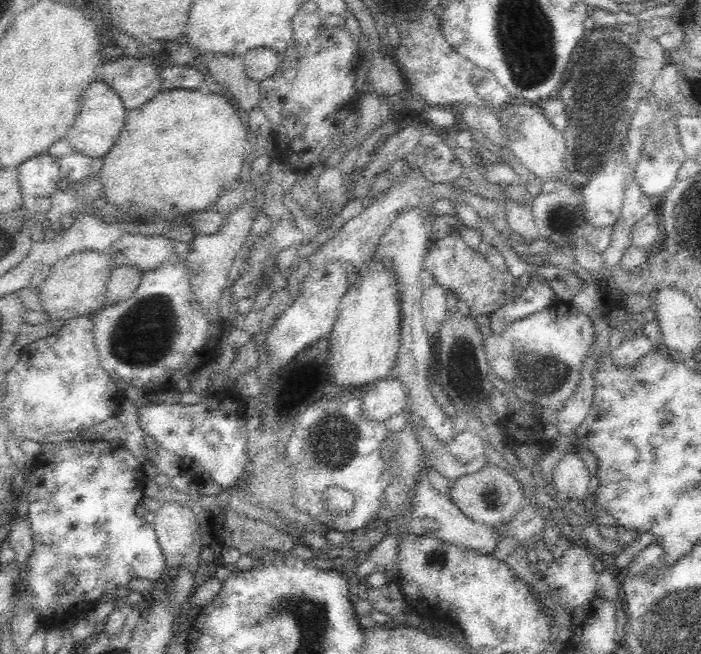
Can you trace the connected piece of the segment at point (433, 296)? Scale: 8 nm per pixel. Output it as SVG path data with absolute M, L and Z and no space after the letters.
M436 282L423 290L421 296L422 317L424 317L424 328L430 336L441 330L442 322L449 312L447 293Z

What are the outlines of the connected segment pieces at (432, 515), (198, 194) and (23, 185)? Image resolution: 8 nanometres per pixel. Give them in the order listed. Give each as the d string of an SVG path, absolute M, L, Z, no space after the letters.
M427 468L419 474L417 483L414 485L411 506L412 508L400 523L407 533L430 536L446 544L460 546L484 555L494 552L498 544L497 540L500 536L498 528L478 522L474 523L474 520L464 516L448 495L441 494L432 487L428 480Z
M200 89L162 90L141 108L128 112L118 142L103 156L102 168L96 176L96 184L102 187L99 203L109 205L112 215L132 224L144 220L161 222L169 225L169 238L191 241L194 233L184 228L180 218L188 212L212 207L218 197L233 187L241 173L242 160L247 156L244 144L251 136L248 125L240 119L234 102L227 95L203 94Z
M48 151L40 153L35 157L29 158L26 162L17 166L18 181L22 192L23 211L30 214L35 212L47 213L51 207L51 196L58 188L61 180L59 166L56 159L48 154Z

